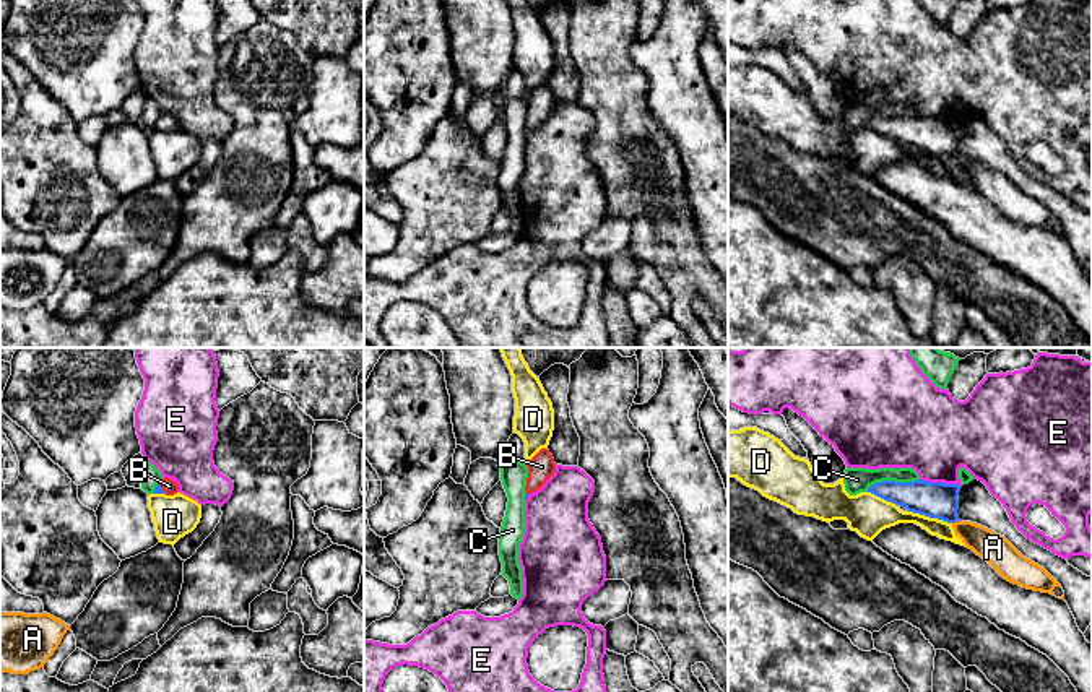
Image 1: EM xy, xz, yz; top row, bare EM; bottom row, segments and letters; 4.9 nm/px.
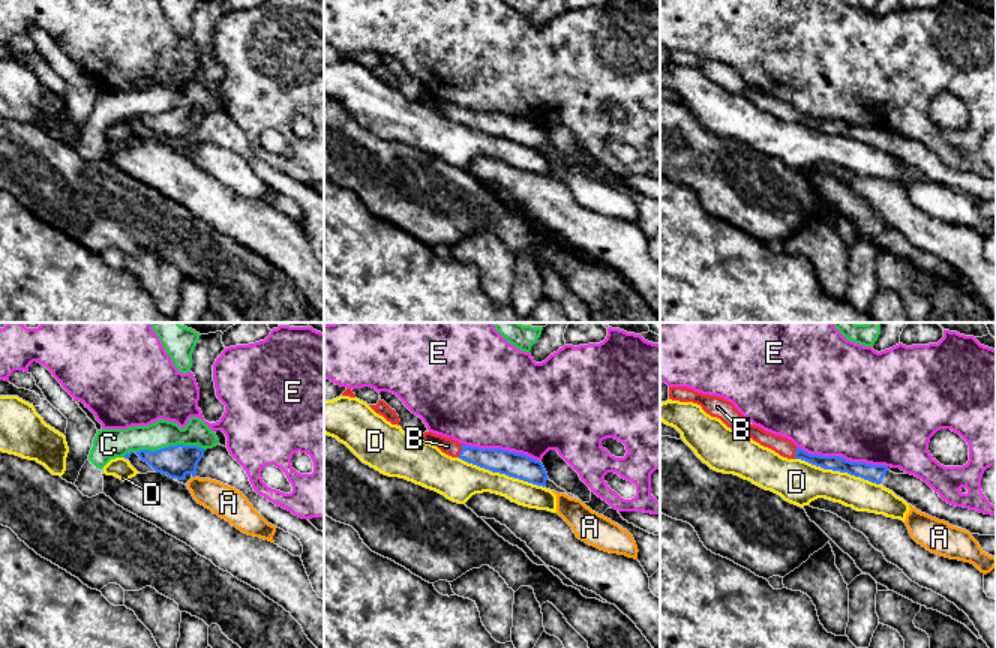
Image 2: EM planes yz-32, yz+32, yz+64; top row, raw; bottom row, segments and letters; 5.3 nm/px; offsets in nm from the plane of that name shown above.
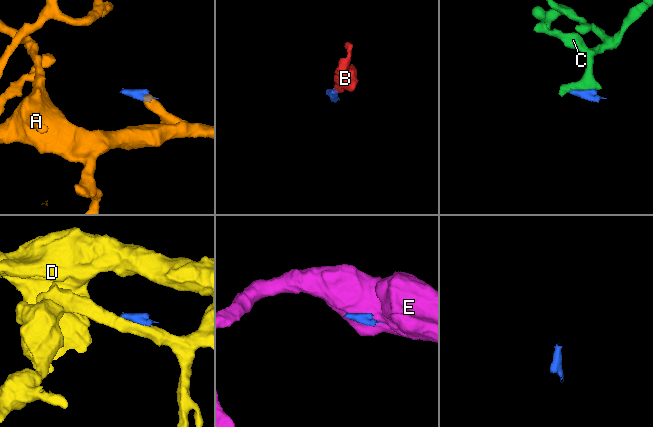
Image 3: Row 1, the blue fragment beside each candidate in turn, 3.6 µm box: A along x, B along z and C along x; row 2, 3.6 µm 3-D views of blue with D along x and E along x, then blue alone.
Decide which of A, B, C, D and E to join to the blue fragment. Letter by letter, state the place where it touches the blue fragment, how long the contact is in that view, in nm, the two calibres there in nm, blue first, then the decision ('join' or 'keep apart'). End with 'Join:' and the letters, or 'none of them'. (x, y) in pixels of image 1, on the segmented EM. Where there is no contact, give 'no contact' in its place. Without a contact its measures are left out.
A: yz (956, 520) | 40 nm | 180/150 nm | keep apart
B: xy (161, 489) | 60 nm | 40/70 nm | join
C: yz (892, 481) | 280 nm | 180/130 nm | keep apart
D: yz (930, 517) | 220 nm | 180/150 nm | keep apart
E: yz (941, 483) | 220 nm | 180/400 nm | keep apart
Join: B

